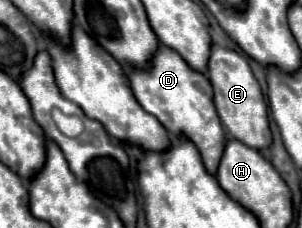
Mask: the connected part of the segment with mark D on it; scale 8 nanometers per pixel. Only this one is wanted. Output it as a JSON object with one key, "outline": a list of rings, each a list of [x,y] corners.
{"outline":[[[161,45],[159,51],[153,55],[147,71],[133,69],[129,73],[129,83],[131,83],[131,89],[133,89],[139,105],[147,113],[155,115],[173,137],[183,137],[183,139],[189,139],[191,143],[195,143],[195,147],[199,149],[199,153],[203,157],[205,169],[211,175],[215,175],[223,149],[225,149],[225,143],[227,143],[227,135],[223,131],[221,119],[213,105],[213,89],[211,89],[209,79],[203,73],[193,71],[181,59],[179,53]]]}

